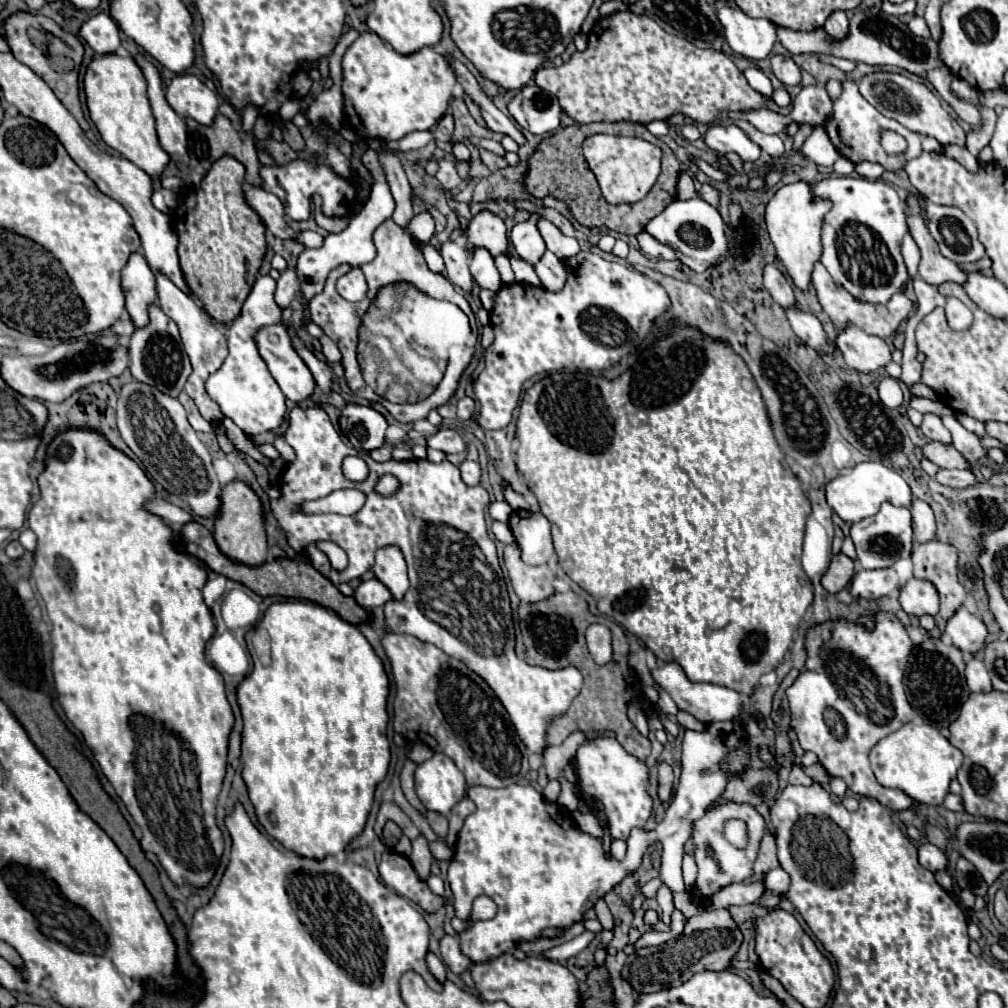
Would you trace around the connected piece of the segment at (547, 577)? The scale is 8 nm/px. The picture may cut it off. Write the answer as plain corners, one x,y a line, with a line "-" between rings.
505,545
503,561
509,571
511,585
521,601
541,601
555,593
553,589
553,571
547,565
531,567
521,561
521,553
517,553
517,545

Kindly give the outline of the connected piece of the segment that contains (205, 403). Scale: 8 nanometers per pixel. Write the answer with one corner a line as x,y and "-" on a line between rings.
155,273
155,281
157,281
157,297
159,297
157,303
161,305
163,313
169,315
169,317
177,323
179,333
181,333
183,347
185,347
185,351
187,351
187,355
189,355
189,359
191,359
191,365
193,365
193,373
189,375
189,379
187,379
187,383
185,383
185,391
187,391
187,395
191,395
191,399
195,401
199,413
201,413
209,423
219,425
225,417
223,417
219,405
217,405
215,401
211,401
209,395
205,393
205,379
207,379
211,373
215,373
215,371
223,365
223,361
225,361
225,357
227,357
227,341
225,341
225,335
215,329
215,323
213,323
213,319
205,313
205,309
203,309
195,299
187,297
181,289
177,289
163,273

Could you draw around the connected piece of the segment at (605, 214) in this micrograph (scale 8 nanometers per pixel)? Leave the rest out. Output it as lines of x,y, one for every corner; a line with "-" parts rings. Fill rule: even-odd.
617,121
617,123
589,123
589,125
571,125
565,127
553,135
549,135
547,139
543,139
537,147
537,151
533,153
531,161
529,161
529,173
525,179
525,187
531,195
543,199
547,195
553,195
555,199
565,201
571,207
571,213
575,215
575,219
585,225
585,227
607,227
613,229
617,233
623,235
637,235
643,231
645,221
653,219
657,213
661,213
661,209
665,209
665,205
669,205
675,195
677,195
677,179
679,179
679,171
681,165
675,159
673,151
655,135
651,135
647,131
645,125
641,123
629,123
629,121
-
595,133
611,133
611,135
627,135
627,137
641,137
649,143
655,143
657,147
661,147
663,151
663,163
661,163
661,173
655,181
655,185
651,187
651,191
637,203
629,205
611,205
603,199
601,189
597,189
597,179
595,173
589,169
585,157
581,155
581,143

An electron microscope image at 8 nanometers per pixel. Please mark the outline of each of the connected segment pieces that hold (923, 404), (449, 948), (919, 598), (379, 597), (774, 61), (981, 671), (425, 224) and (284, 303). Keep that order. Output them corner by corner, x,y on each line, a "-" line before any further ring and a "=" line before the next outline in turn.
919,397
911,399
911,407
917,409
917,411
921,411
921,413
937,413
939,417
953,412
950,407
943,405
940,401
929,401
929,399
919,399
=
443,935
443,939
439,941
439,947
441,947
441,957
443,957
445,965
455,975
461,975
465,969
469,969
471,961
461,953
459,937
457,935
=
915,577
903,585
899,603
907,615
915,615
915,617
923,617
923,615
935,617
939,611
939,597
933,585
929,581
=
369,579
369,581
363,581
355,589
353,599
365,609
373,609
373,607
383,607
391,597
389,597
389,589
385,589
385,585
381,585
381,581
=
775,55
771,57
771,67
773,67
773,75
787,87
799,85
801,83
801,71
795,65
795,61
791,57
783,57
783,55
=
973,657
969,663
967,663
967,669
965,669
965,679
967,679
967,685
971,691
991,691
991,677
983,665
981,659
=
419,213
409,221
409,225
405,227
405,233
409,233
413,239
421,243
427,243
435,233
435,223
429,213
=
287,269
281,273
281,277
277,279
277,289
275,289
275,303
285,309
291,305
291,301
297,295
297,275
295,269

